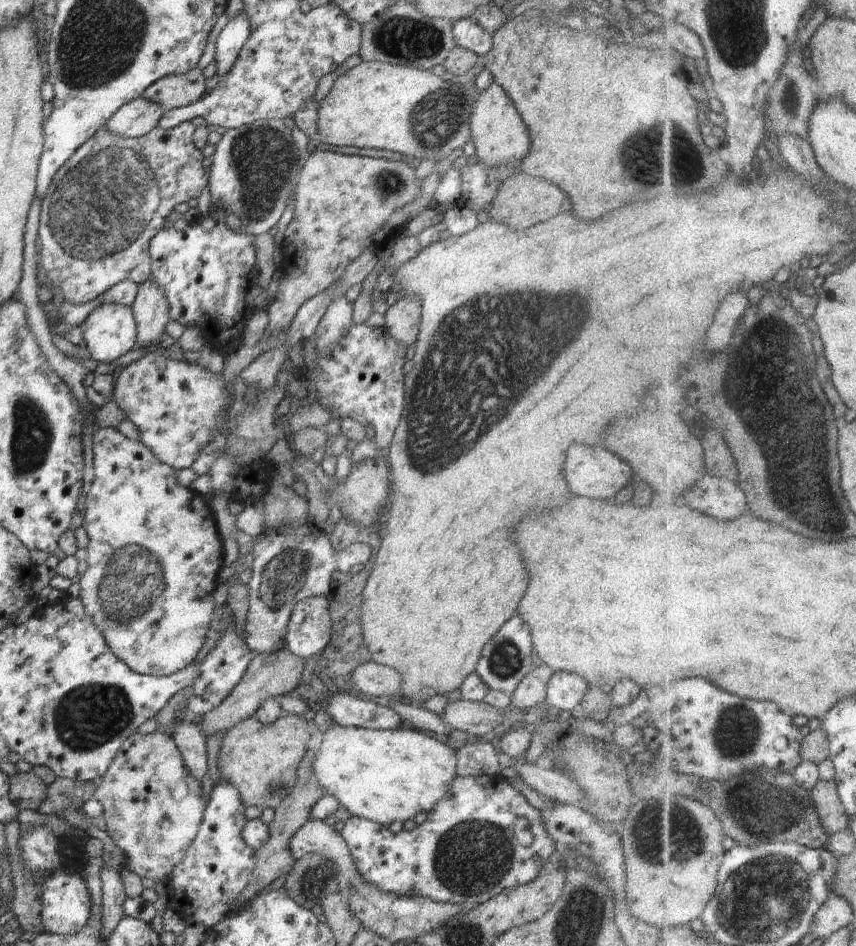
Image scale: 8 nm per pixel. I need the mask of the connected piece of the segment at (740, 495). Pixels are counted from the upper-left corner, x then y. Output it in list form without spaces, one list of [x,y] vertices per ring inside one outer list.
[[[704,478],[688,496],[688,502],[690,506],[706,512],[706,514],[712,514],[716,518],[724,518],[724,520],[734,520],[734,518],[740,518],[744,514],[748,514],[748,498],[746,498],[746,492],[740,484],[732,484],[728,478]]]

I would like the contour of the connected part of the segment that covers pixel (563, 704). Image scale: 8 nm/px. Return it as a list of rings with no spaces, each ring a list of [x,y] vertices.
[[[558,671],[547,684],[544,707],[556,713],[561,710],[578,711],[588,688],[587,682],[579,674]]]

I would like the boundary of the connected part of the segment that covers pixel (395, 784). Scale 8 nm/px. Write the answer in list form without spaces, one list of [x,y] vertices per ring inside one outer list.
[[[333,722],[332,728],[322,736],[315,750],[313,773],[325,794],[334,797],[342,808],[382,826],[395,820],[412,820],[418,812],[430,812],[450,790],[457,774],[457,751],[455,745],[436,735],[404,725],[395,729],[363,729],[340,726]]]

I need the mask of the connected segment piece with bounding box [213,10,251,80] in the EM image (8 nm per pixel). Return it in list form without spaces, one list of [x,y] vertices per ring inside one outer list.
[[[243,10],[234,19],[230,19],[220,32],[214,57],[216,71],[213,73],[219,76],[219,80],[234,66],[242,47],[250,36],[250,29],[250,21]]]

